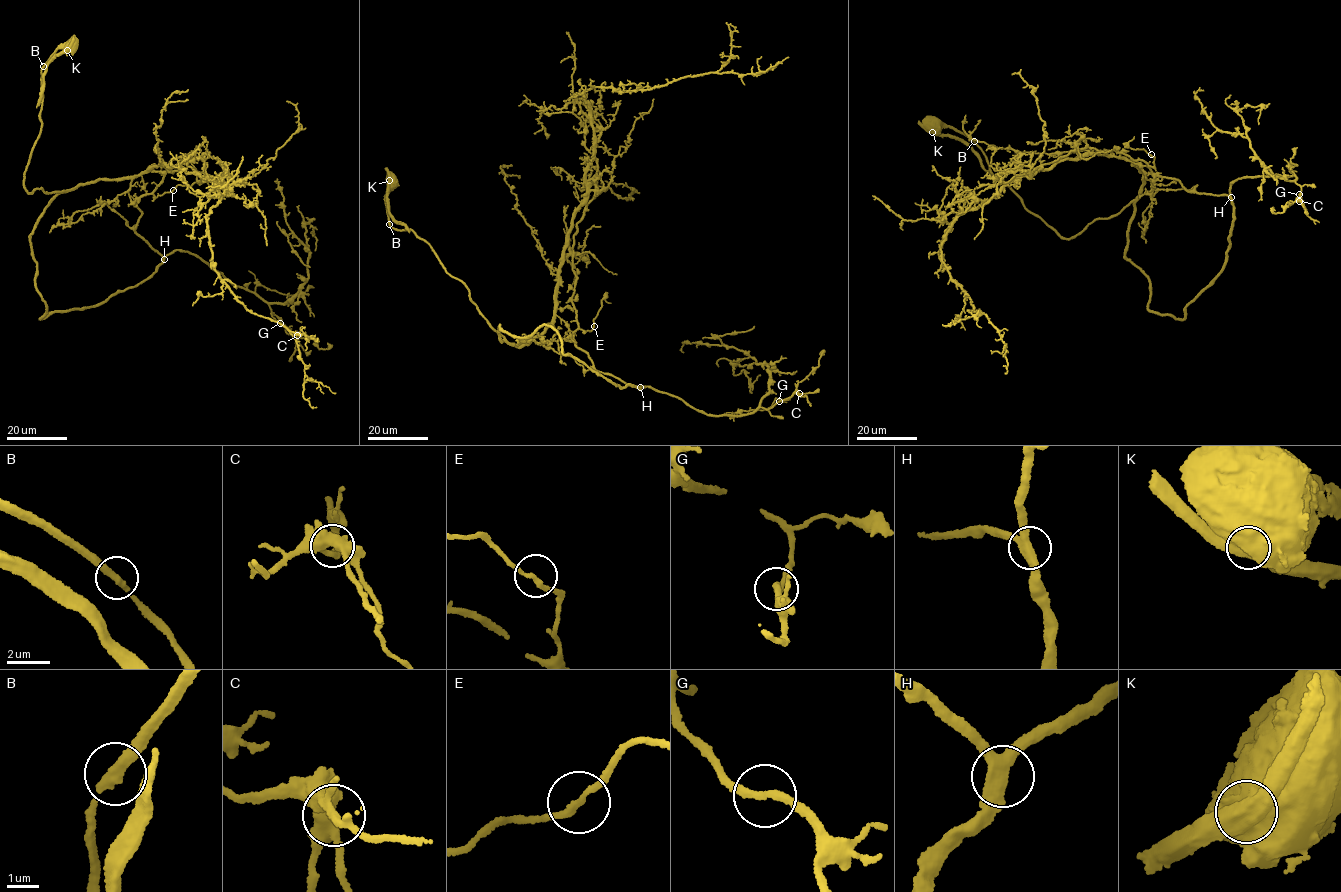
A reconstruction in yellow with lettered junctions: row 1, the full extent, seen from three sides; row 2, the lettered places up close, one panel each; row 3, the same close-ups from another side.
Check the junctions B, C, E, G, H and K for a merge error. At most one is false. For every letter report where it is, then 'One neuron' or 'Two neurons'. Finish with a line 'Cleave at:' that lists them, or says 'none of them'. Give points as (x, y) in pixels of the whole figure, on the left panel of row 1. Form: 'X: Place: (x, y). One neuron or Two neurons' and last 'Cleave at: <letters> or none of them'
B: Place: (43, 66). One neuron
C: Place: (297, 335). One neuron
E: Place: (173, 190). One neuron
G: Place: (280, 323). One neuron
H: Place: (164, 259). One neuron
K: Place: (67, 50). Two neurons
Cleave at: K

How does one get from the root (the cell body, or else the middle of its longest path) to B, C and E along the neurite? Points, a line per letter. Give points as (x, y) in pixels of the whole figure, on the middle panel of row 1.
B: (391, 181), (386, 198), (390, 224)
C: (391, 181), (390, 225), (428, 243), (506, 341), (524, 345), (551, 324), (596, 369), (714, 416), (799, 393)
E: (391, 181), (390, 225), (428, 243), (506, 341), (527, 344), (557, 315), (574, 333), (593, 326)

